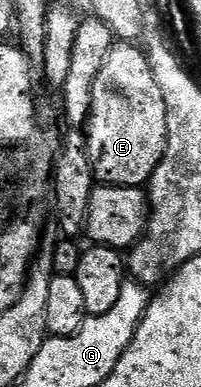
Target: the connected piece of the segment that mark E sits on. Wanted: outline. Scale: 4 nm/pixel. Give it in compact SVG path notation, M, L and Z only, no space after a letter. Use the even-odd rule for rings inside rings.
M117 41L110 56L106 56L106 64L102 64L102 72L98 72L94 80L86 127L86 145L92 173L100 184L143 187L151 178L154 168L158 168L168 147L166 100L162 100L162 88L158 88L158 80L154 80L148 55L139 45Z

